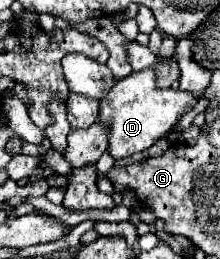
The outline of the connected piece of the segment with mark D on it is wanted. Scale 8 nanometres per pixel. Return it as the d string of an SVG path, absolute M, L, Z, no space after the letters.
M146 67L130 73L128 77L116 81L116 85L100 99L100 121L110 125L108 151L114 159L130 157L134 153L146 151L158 139L166 137L180 121L180 117L192 111L198 103L198 97L184 93L182 89L158 89L156 87L156 69Z

